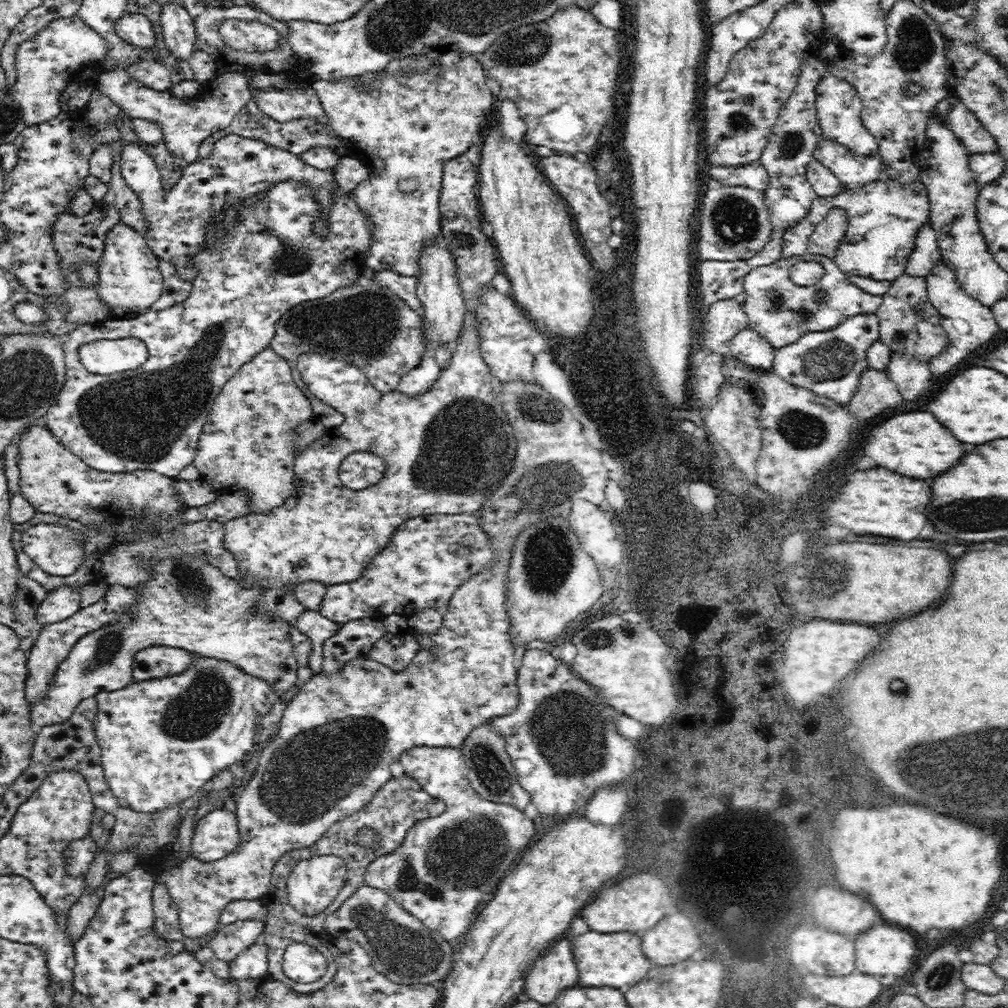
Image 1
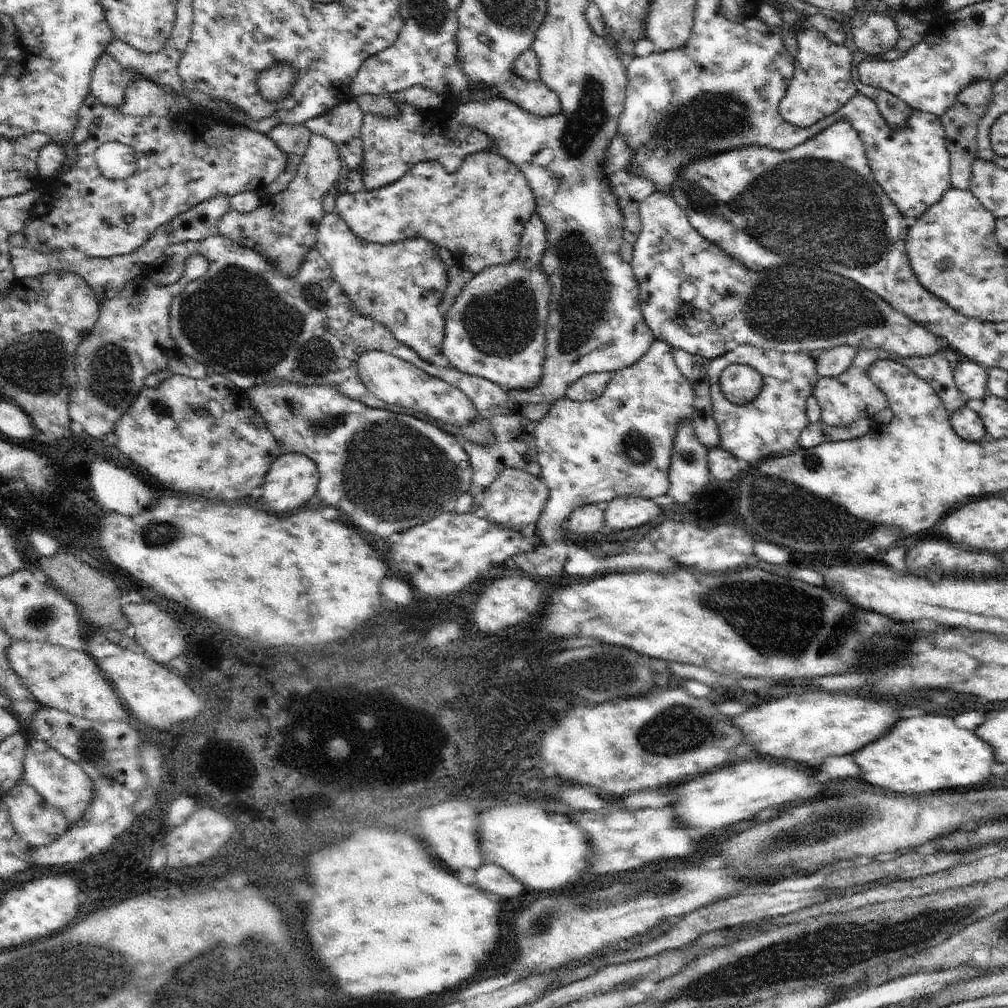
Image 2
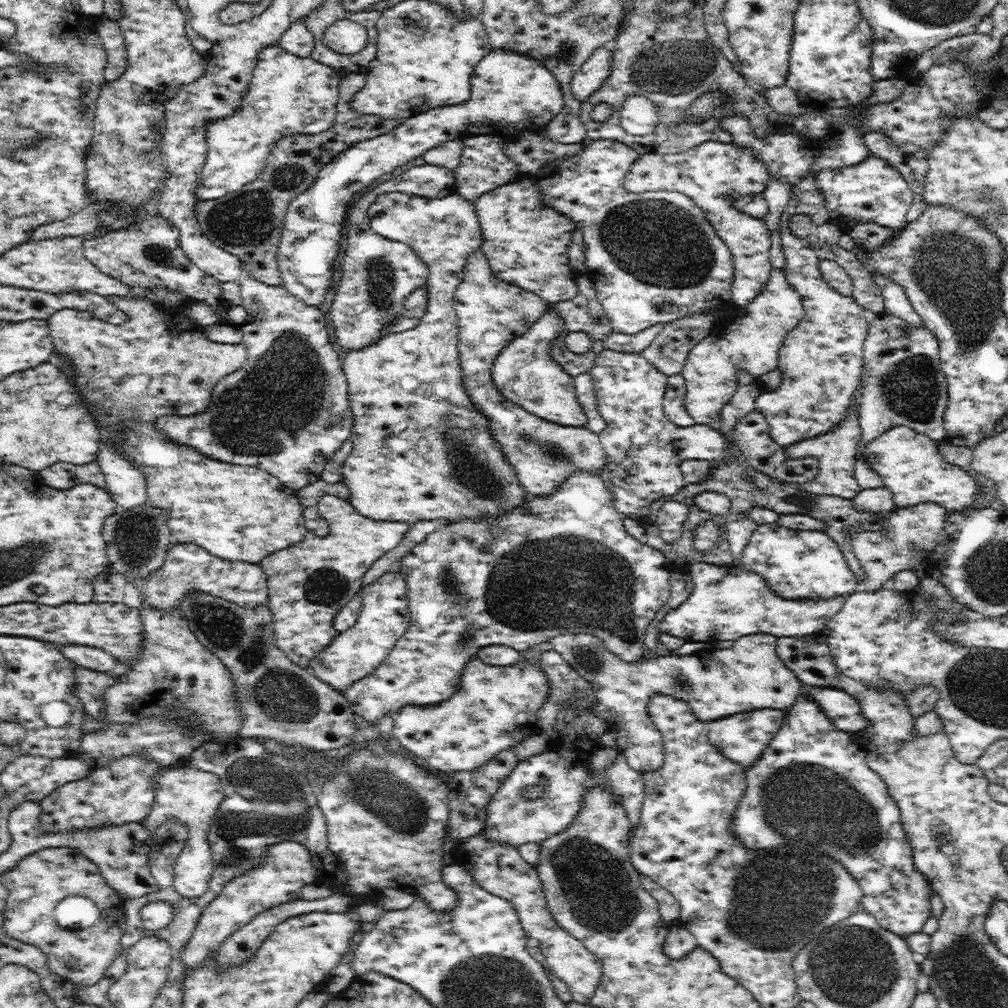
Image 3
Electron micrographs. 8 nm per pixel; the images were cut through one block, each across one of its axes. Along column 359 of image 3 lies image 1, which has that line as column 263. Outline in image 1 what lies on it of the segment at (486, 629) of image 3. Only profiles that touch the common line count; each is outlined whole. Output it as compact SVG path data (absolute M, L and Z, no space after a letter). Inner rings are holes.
M194 654L192 664L176 676L132 682L122 690L100 692L96 696L98 714L94 718L94 730L102 750L106 782L118 804L146 814L182 804L202 790L208 780L256 748L254 736L260 730L260 720L272 710L276 700L280 700L280 694L266 680L242 672L242 668L236 668L228 660L202 654Z

